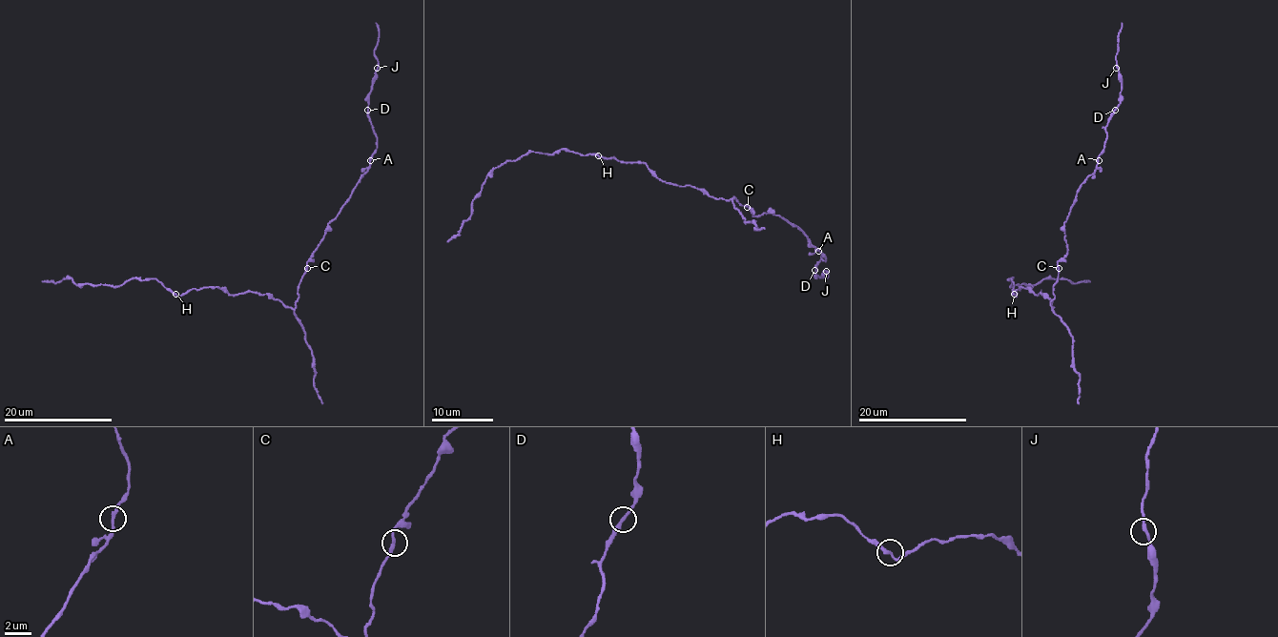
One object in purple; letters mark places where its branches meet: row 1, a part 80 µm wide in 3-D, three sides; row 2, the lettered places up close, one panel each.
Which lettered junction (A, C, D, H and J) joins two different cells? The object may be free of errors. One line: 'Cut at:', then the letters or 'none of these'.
Cut at: none of these

